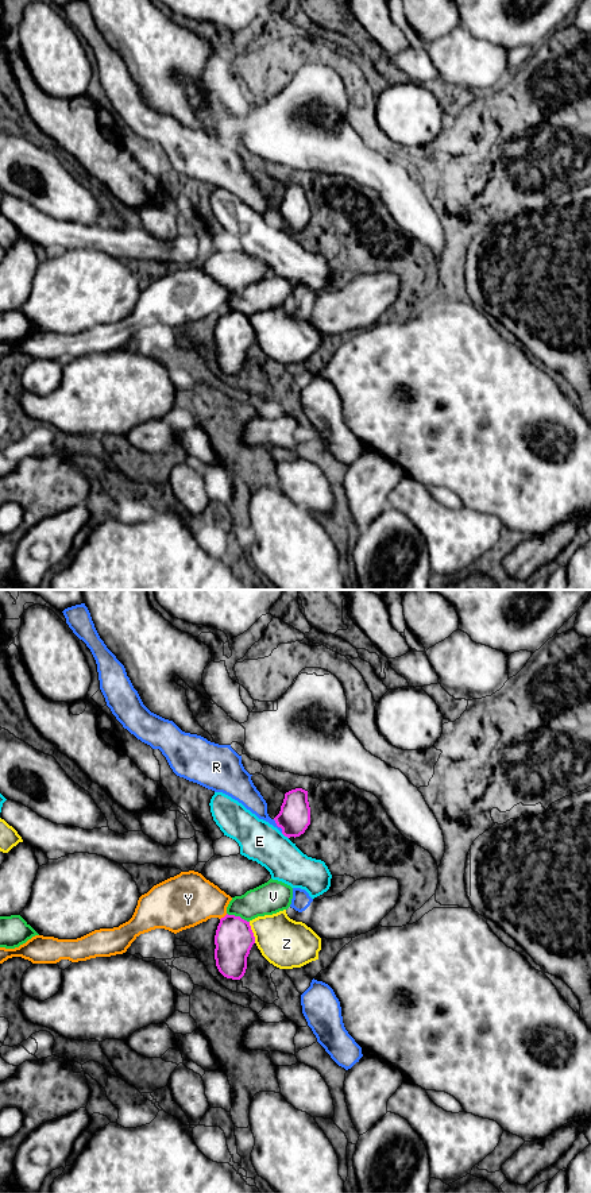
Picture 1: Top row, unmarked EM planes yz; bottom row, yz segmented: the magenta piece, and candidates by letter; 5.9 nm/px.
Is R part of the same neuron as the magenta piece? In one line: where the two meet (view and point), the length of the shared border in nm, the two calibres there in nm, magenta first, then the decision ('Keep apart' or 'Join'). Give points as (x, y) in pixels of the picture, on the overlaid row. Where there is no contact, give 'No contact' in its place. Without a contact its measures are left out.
Touches magenta at yz (278, 826). Shared border 100 nm. Thickness 190 nm (magenta) against 120 nm. Keep apart

